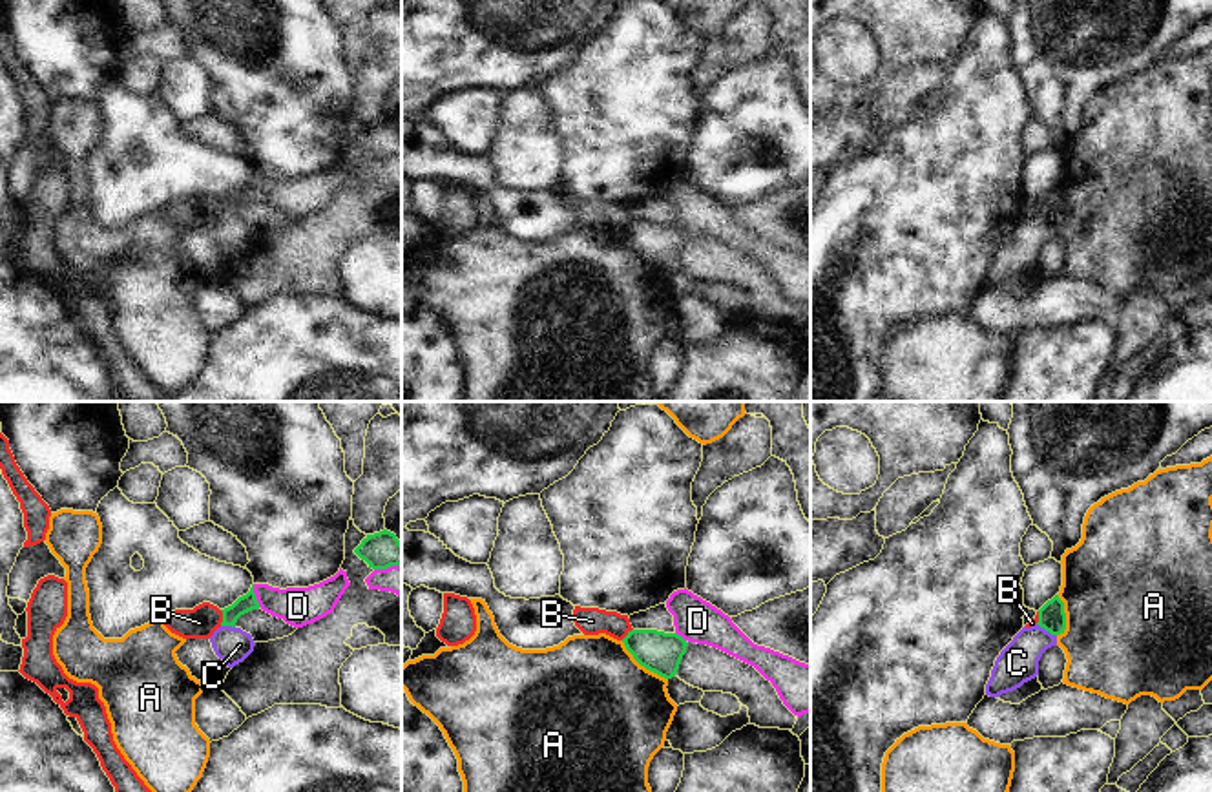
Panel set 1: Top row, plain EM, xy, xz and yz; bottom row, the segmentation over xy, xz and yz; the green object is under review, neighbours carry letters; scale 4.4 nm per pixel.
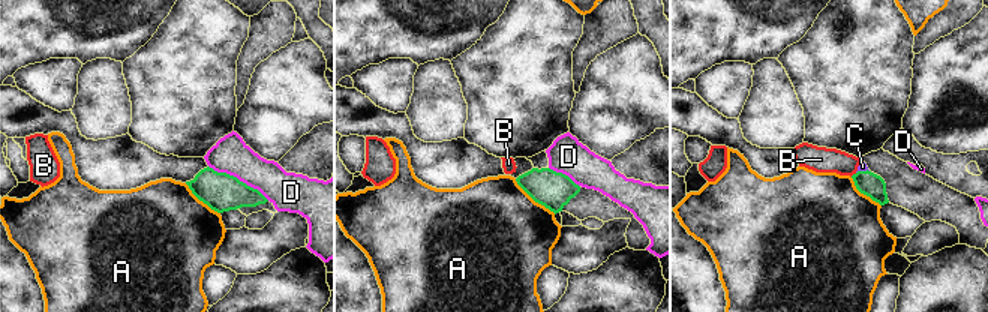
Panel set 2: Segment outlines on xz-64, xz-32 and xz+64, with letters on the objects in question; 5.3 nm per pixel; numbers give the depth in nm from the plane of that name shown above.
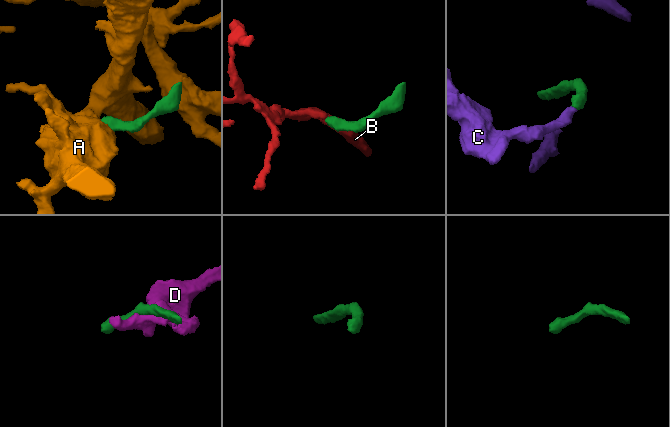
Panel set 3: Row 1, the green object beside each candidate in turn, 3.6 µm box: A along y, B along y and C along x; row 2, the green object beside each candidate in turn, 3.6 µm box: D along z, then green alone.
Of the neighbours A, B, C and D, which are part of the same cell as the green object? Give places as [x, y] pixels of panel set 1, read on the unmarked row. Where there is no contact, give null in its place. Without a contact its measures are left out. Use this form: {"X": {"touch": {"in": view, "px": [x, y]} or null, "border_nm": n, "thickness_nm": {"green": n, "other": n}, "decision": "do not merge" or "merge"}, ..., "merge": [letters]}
{"A": {"touch": {"in": "xz", "px": [643, 256]}, "border_nm": 260, "thickness_nm": {"green": 180, "other": 480}, "decision": "do not merge"}, "B": {"touch": {"in": "xy", "px": [223, 208]}, "border_nm": 70, "thickness_nm": {"green": 80, "other": 140}, "decision": "do not merge"}, "C": {"touch": {"in": "yz", "px": [1046, 221]}, "border_nm": 110, "thickness_nm": {"green": 120, "other": 180}, "decision": "merge"}, "D": {"touch": {"in": "xy", "px": [254, 187]}, "border_nm": 110, "thickness_nm": {"green": 80, "other": 180}, "decision": "do not merge"}, "merge": ["C"]}

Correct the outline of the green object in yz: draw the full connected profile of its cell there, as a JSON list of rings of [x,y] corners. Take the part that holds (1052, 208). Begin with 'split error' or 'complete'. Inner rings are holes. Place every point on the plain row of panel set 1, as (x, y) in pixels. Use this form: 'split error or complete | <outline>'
split error | [[[1055,186],[1039,201],[1039,214],[1031,219],[1024,217],[1000,243],[986,276],[986,287],[998,288],[1035,270],[1042,245],[1057,237],[1057,228],[1064,221],[1064,193]]]

